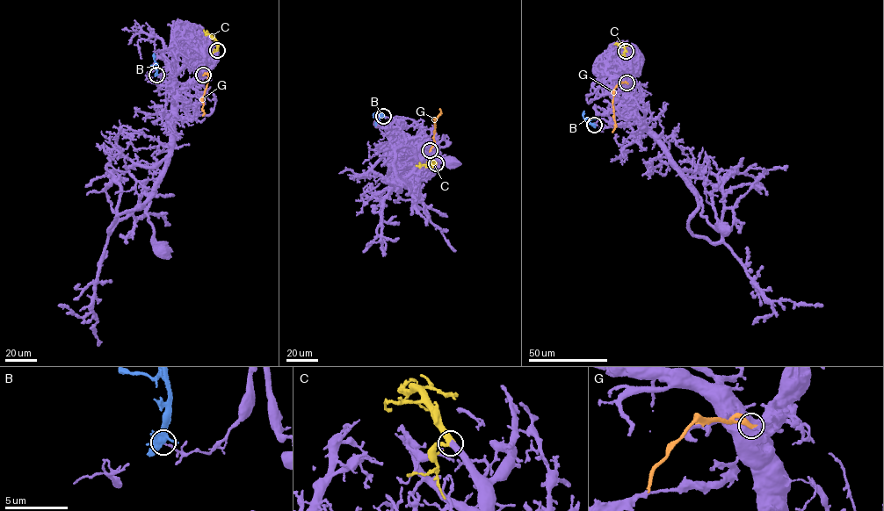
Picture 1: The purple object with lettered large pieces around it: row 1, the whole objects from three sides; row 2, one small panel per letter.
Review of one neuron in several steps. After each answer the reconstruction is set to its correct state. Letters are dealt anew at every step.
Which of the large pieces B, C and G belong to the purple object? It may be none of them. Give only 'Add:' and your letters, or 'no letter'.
Add: C

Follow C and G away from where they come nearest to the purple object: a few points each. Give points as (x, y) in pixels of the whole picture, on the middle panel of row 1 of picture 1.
C: (436, 163), (419, 166), (419, 161)
G: (430, 150), (434, 143), (435, 120), (440, 113), (439, 109)

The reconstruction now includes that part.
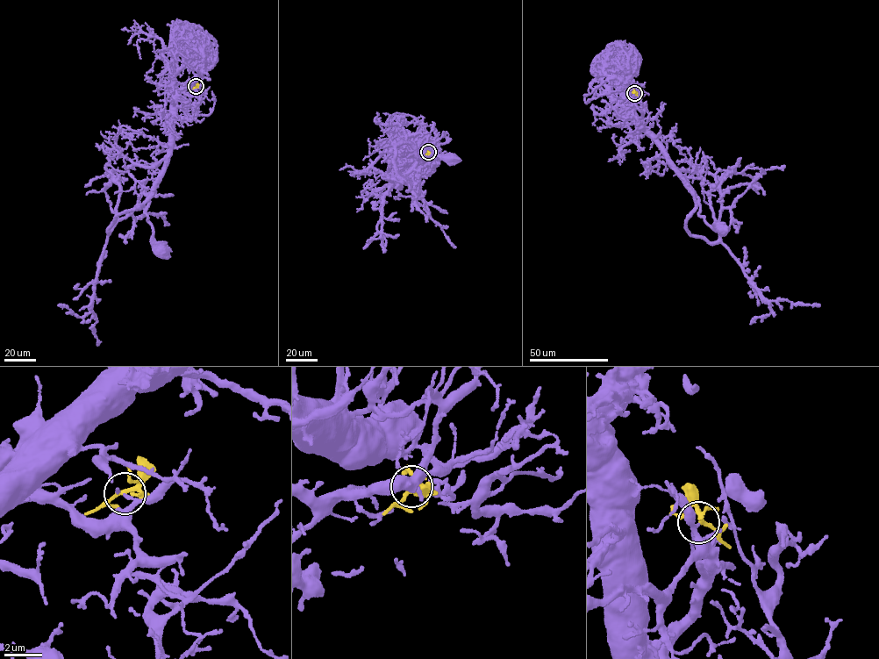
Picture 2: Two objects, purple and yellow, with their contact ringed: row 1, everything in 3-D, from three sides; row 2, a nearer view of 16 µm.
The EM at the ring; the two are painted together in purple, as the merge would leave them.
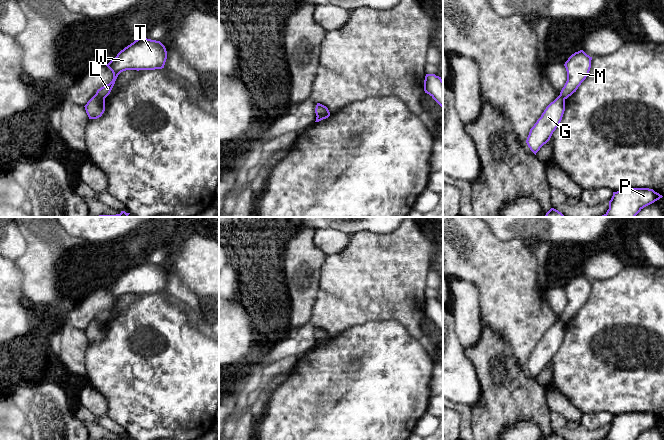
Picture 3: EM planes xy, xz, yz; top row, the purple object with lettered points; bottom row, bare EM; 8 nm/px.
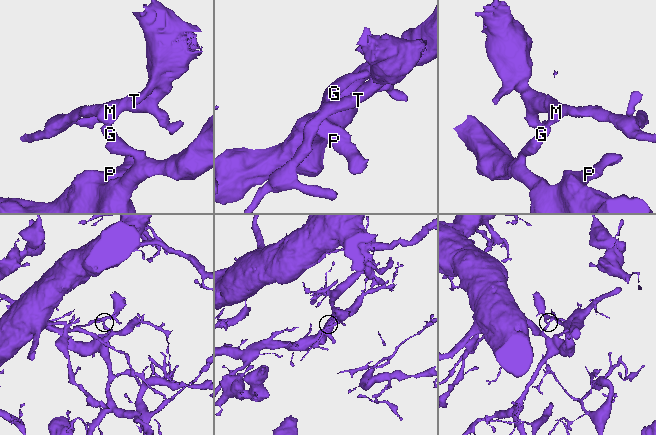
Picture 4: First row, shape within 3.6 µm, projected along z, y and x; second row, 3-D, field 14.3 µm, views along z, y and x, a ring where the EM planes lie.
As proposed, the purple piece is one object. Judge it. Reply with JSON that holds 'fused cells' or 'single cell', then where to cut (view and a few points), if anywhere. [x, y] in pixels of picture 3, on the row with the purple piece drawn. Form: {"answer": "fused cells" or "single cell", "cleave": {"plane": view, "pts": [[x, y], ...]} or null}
{"answer": "fused cells", "cleave": {"plane": "xz", "pts": [[329, 112], [317, 116]]}}

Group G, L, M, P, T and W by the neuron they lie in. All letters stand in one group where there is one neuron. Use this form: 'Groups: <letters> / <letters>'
Groups: G P / L M T W

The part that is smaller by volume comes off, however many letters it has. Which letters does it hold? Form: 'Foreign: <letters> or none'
Foreign: L, M, T, W

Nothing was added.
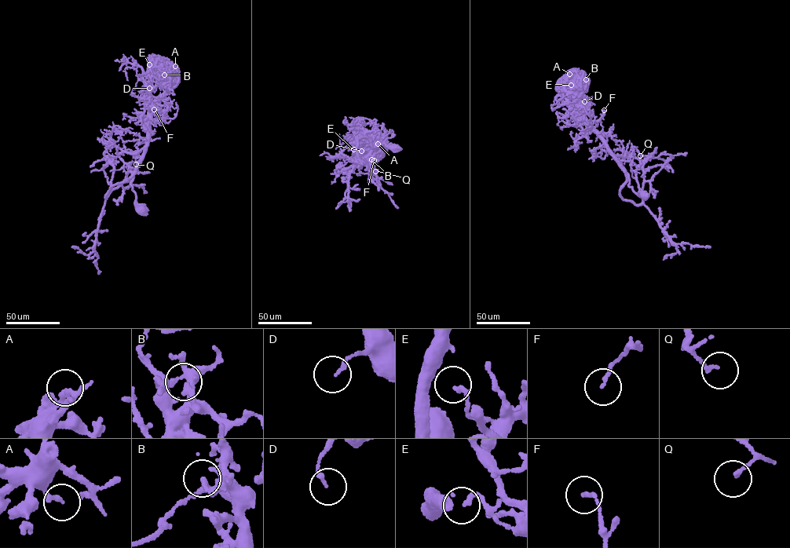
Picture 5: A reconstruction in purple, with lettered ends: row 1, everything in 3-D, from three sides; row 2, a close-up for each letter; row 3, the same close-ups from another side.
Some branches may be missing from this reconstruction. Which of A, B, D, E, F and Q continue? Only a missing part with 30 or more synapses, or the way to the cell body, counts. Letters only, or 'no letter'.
no letter

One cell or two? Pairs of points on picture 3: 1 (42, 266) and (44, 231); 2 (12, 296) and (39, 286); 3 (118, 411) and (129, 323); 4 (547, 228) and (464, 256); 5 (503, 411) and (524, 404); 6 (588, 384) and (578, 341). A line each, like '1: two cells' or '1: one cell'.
1: one cell
2: two cells
3: one cell
4: two cells
5: one cell
6: one cell

